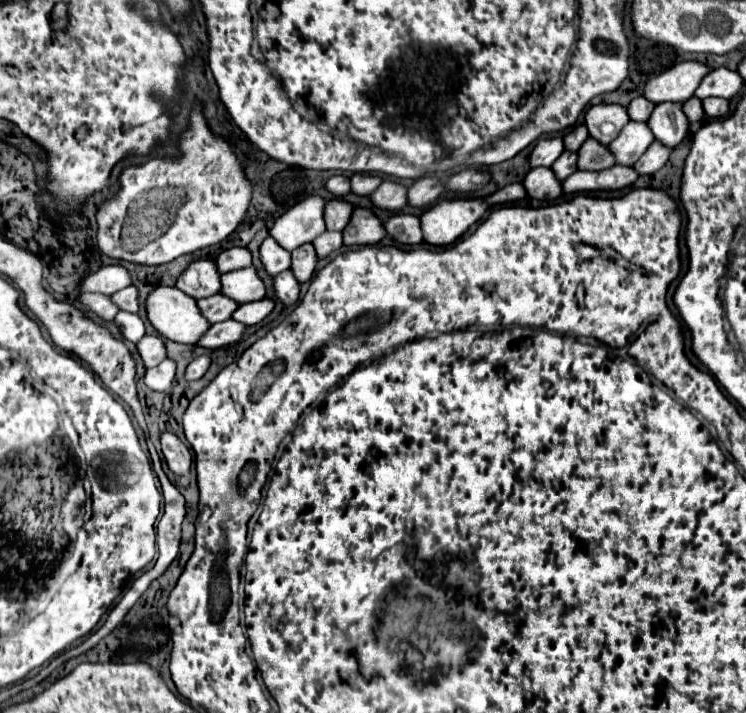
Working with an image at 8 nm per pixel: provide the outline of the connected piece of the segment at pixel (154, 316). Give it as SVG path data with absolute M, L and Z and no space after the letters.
M154 288L146 300L148 320L166 338L180 344L198 344L212 326L196 306L196 300L172 288Z

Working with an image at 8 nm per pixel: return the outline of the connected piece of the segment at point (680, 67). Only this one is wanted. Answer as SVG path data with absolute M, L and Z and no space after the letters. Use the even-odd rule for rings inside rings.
M690 60L672 66L670 70L662 72L660 76L652 78L646 88L644 96L654 104L660 102L686 102L694 96L702 78L710 72L710 68L702 62ZM678 94L692 94L692 96L678 96Z

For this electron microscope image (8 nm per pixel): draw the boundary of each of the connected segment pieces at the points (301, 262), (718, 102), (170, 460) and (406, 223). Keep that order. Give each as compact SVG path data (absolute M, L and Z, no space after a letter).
M302 244L292 252L292 270L296 280L306 282L312 278L318 264L318 256L312 244Z
M706 98L706 100L702 102L702 106L704 106L704 112L706 112L708 116L712 116L712 118L722 118L722 116L726 116L726 114L728 114L728 108L730 108L730 104L728 104L726 98Z
M164 432L162 434L162 452L164 452L164 458L166 458L166 464L168 468L176 474L176 476L186 476L190 472L190 466L192 466L192 454L190 454L190 448L180 442L174 434L170 432Z
M394 214L384 224L386 232L402 244L420 244L424 240L420 220L414 214Z

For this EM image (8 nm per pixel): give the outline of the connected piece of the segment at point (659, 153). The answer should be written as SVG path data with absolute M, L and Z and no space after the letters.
M652 142L650 148L644 152L644 156L634 164L634 168L638 170L638 174L654 174L656 170L660 170L668 158L672 154L672 148L664 146L662 142Z

